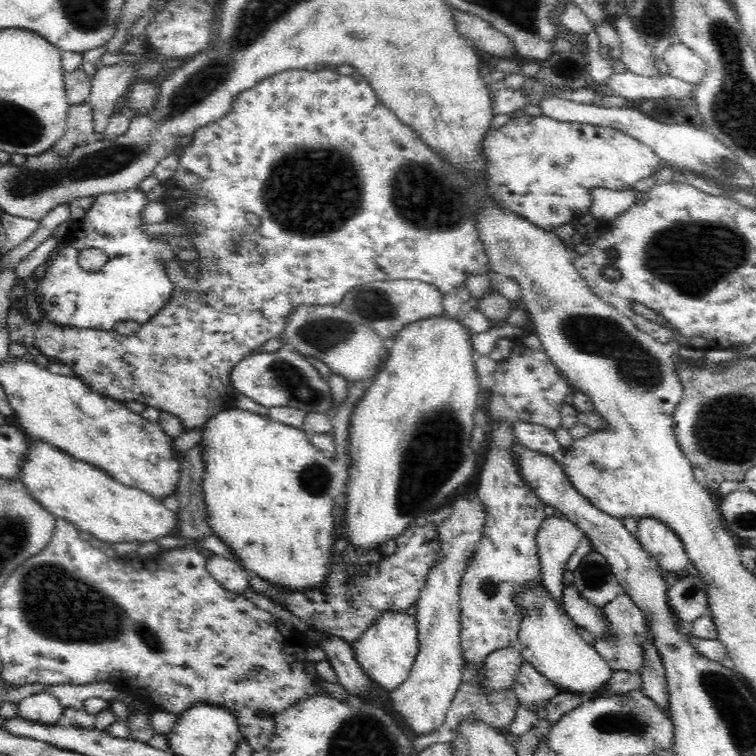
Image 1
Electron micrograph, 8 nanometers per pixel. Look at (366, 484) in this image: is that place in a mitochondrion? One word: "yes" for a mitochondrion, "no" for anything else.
no

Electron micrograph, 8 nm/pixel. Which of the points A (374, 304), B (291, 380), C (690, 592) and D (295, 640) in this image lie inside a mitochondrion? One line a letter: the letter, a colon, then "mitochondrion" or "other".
A: mitochondrion
B: mitochondrion
C: mitochondrion
D: other

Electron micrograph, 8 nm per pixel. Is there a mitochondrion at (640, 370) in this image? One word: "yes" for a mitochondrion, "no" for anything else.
yes

